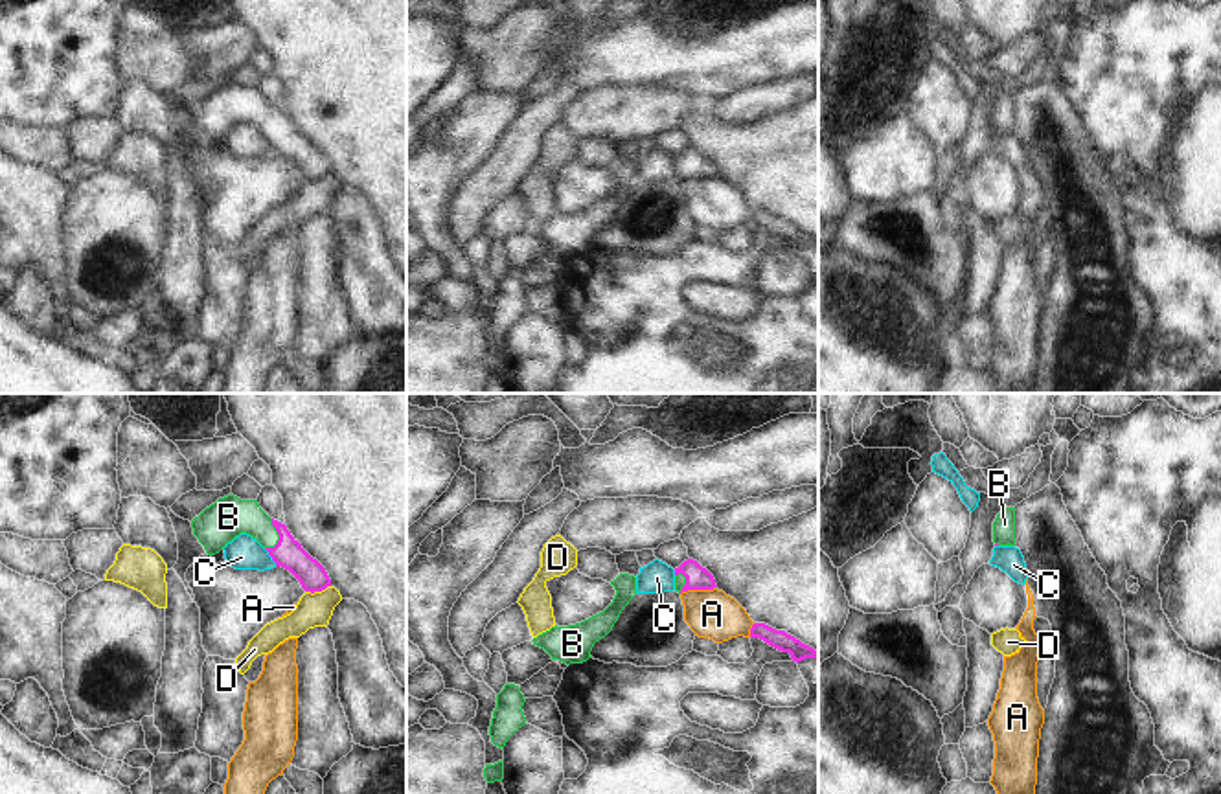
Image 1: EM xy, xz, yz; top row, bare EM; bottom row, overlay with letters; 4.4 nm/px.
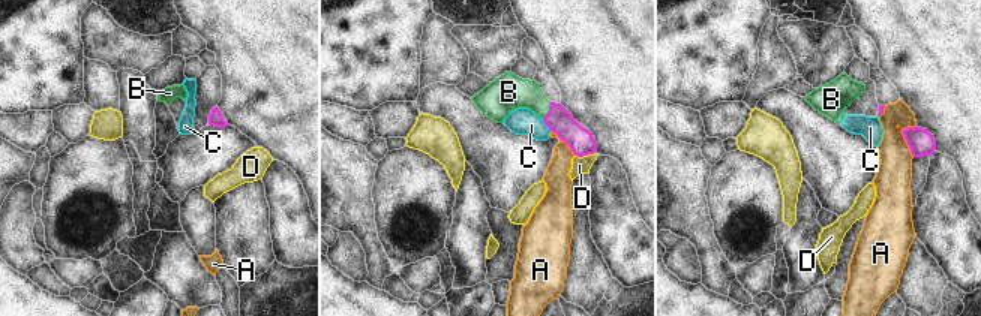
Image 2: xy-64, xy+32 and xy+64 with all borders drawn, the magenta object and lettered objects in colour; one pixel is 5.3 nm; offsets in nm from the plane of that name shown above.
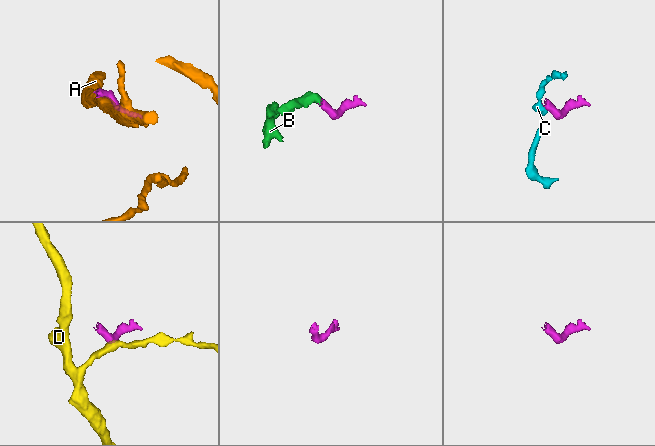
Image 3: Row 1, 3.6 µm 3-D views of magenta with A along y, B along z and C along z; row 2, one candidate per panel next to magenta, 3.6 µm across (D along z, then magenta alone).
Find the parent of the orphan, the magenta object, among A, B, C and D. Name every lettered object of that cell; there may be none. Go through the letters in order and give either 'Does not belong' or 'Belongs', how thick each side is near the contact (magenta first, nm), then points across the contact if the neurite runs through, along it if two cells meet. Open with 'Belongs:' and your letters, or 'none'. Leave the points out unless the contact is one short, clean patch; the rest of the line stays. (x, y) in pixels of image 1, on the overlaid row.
Belongs: B
A: Does not belong. Thickness 110 nm (magenta) against 220 nm. Boundary: xz (714, 587), (681, 594)
B: Belongs. Thickness 130 nm (magenta) against 180 nm. Path across: xy (287, 554), (280, 537), (249, 517), (228, 517)
C: Does not belong. Thickness 130 nm (magenta) against 150 nm. Boundary: xy (263, 548), (276, 565)
D: Does not belong. Thickness 130 nm (magenta) against 140 nm. Boundary: xy (330, 585), (306, 592).

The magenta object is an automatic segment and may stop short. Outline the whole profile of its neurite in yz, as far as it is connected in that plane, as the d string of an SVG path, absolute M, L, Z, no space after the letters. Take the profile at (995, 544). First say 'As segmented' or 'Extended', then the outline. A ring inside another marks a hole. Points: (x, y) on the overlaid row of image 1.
Extended. M1004 507L993 522L995 546L1015 546L1015 507Z

